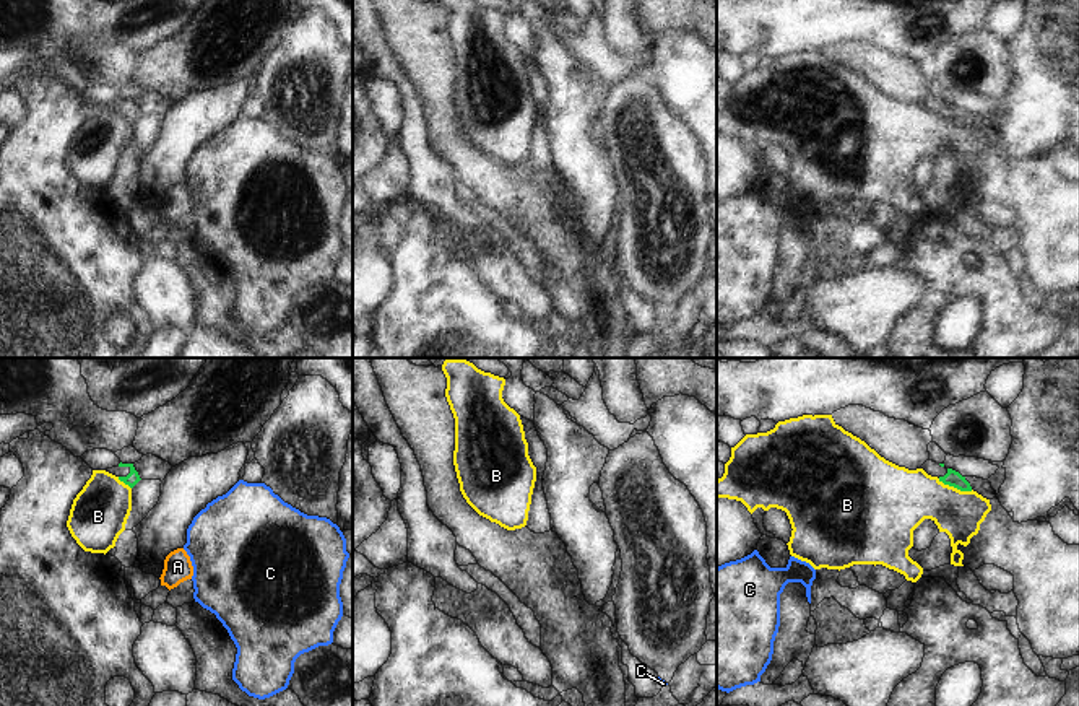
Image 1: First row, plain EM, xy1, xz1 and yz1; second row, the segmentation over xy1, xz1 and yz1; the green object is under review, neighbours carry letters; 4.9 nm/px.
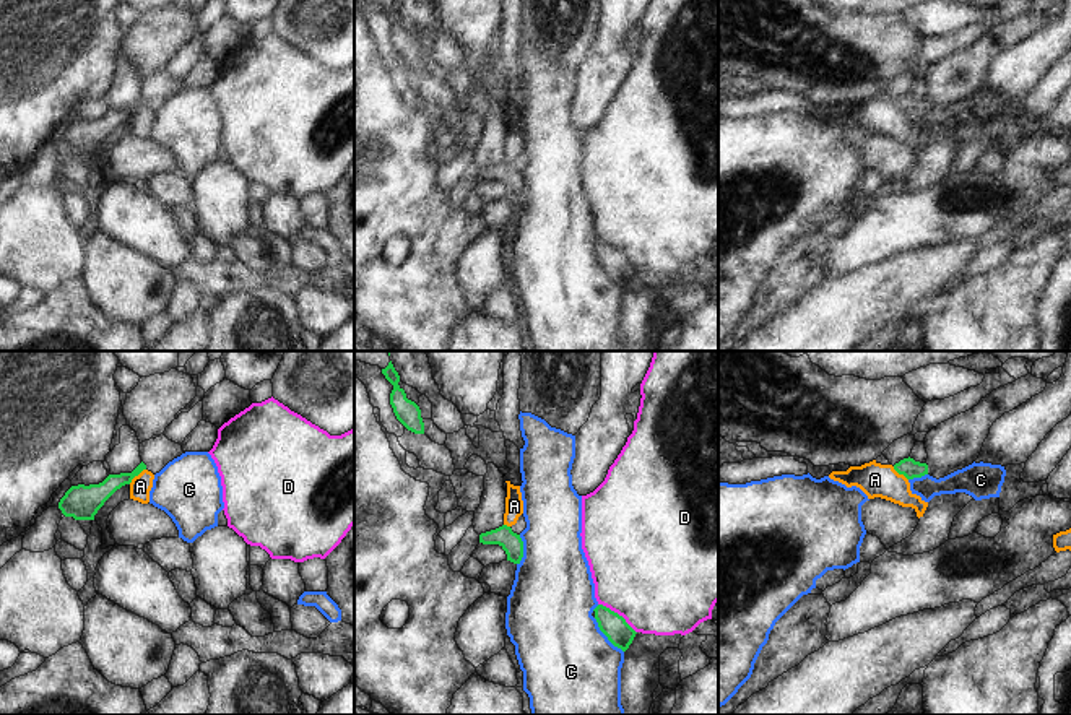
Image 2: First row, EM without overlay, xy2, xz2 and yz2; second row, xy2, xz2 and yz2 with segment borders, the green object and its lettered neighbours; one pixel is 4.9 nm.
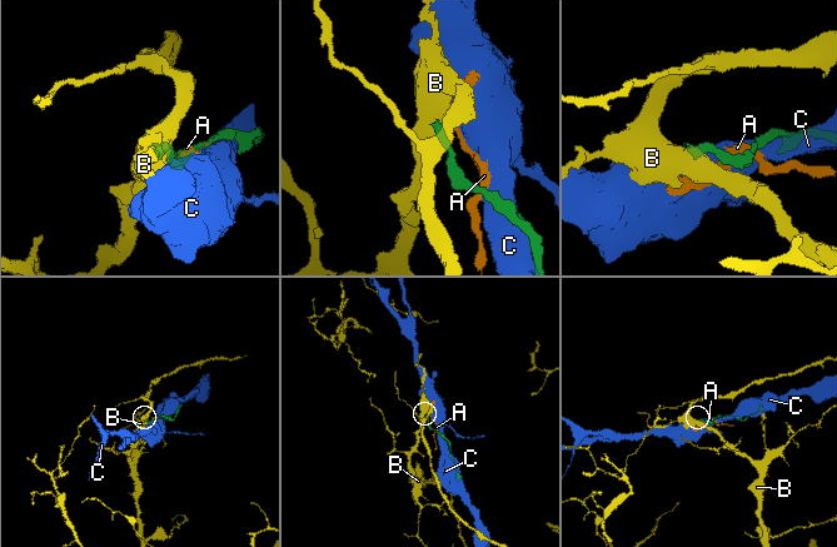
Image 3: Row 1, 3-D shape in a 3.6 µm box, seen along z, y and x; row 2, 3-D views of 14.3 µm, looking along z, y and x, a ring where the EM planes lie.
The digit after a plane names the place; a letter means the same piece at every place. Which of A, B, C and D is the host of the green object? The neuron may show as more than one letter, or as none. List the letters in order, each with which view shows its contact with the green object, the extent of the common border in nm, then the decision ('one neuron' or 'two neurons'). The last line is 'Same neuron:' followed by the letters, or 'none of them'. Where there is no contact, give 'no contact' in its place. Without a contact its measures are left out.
A: xy2 | 120 nm | two neurons
B: yz1 | 190 nm | two neurons
C: xz2 | 220 nm | two neurons
D: xz2 | 240 nm | two neurons
Same neuron: none of them

